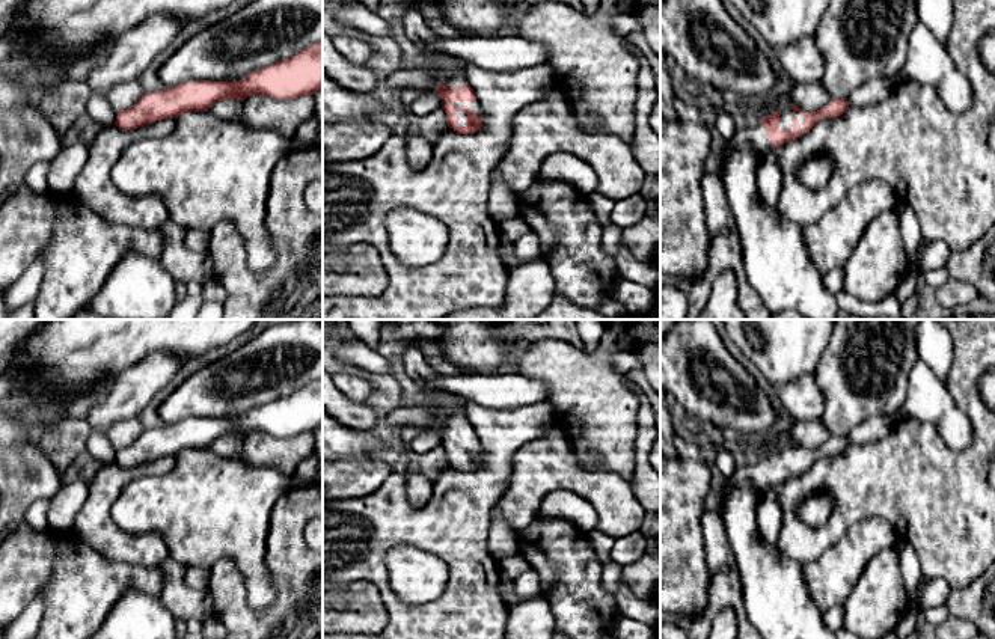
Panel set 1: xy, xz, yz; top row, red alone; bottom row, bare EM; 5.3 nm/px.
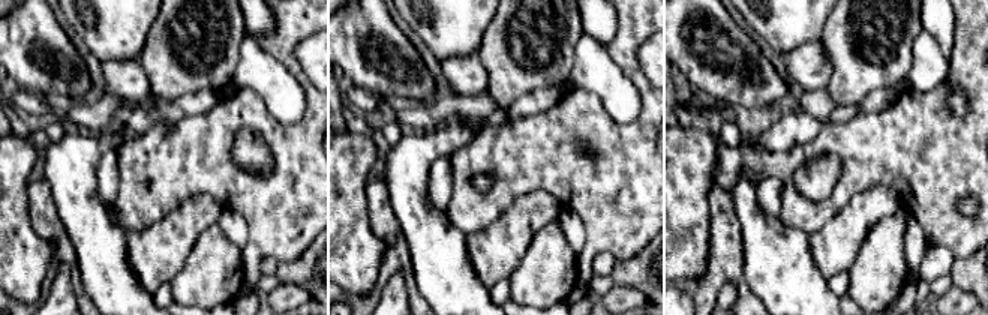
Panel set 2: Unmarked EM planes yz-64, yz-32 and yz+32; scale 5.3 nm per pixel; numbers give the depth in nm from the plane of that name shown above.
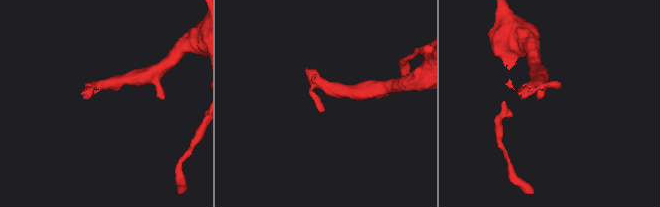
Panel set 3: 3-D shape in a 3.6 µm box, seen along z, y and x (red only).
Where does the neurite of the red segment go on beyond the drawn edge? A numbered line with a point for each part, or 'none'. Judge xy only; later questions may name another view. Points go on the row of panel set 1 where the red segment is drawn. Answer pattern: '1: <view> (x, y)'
none

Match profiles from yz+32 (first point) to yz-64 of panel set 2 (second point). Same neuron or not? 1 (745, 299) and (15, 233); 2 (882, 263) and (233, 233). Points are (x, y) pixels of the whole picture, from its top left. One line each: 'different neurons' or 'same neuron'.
1: different neurons
2: different neurons

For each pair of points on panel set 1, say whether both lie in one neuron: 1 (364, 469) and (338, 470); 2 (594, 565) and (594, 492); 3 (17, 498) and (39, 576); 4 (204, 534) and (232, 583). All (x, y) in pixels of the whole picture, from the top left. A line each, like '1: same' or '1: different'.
1: same
2: different
3: different
4: different

